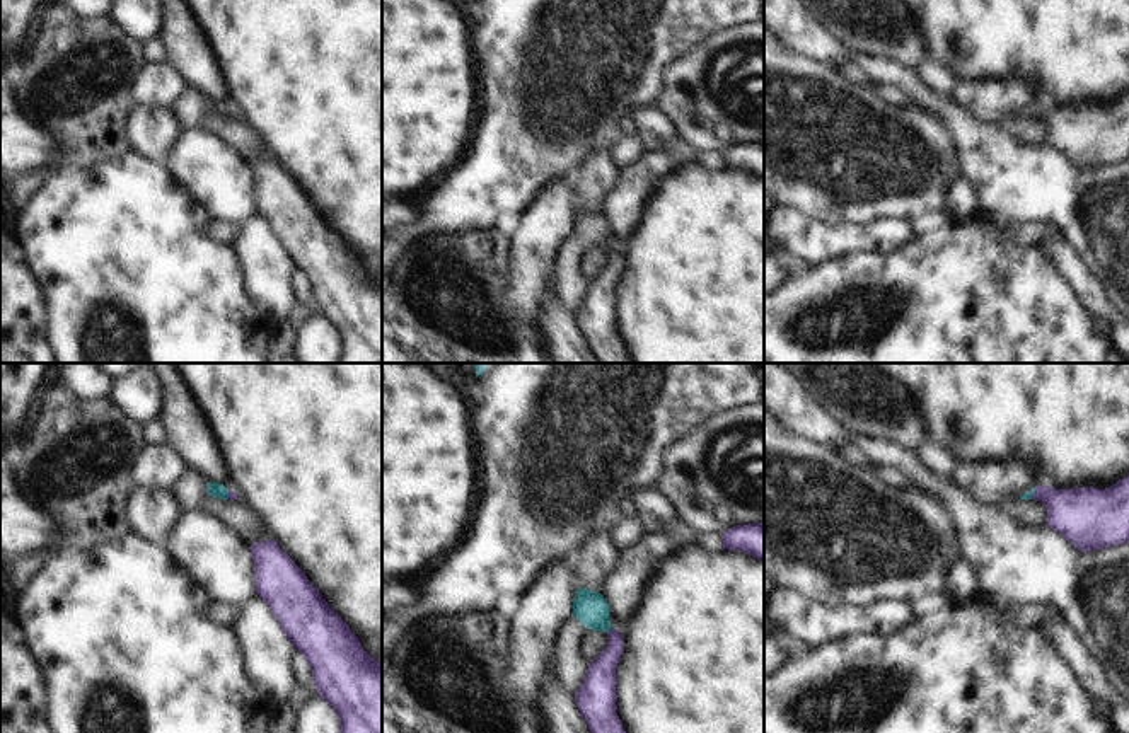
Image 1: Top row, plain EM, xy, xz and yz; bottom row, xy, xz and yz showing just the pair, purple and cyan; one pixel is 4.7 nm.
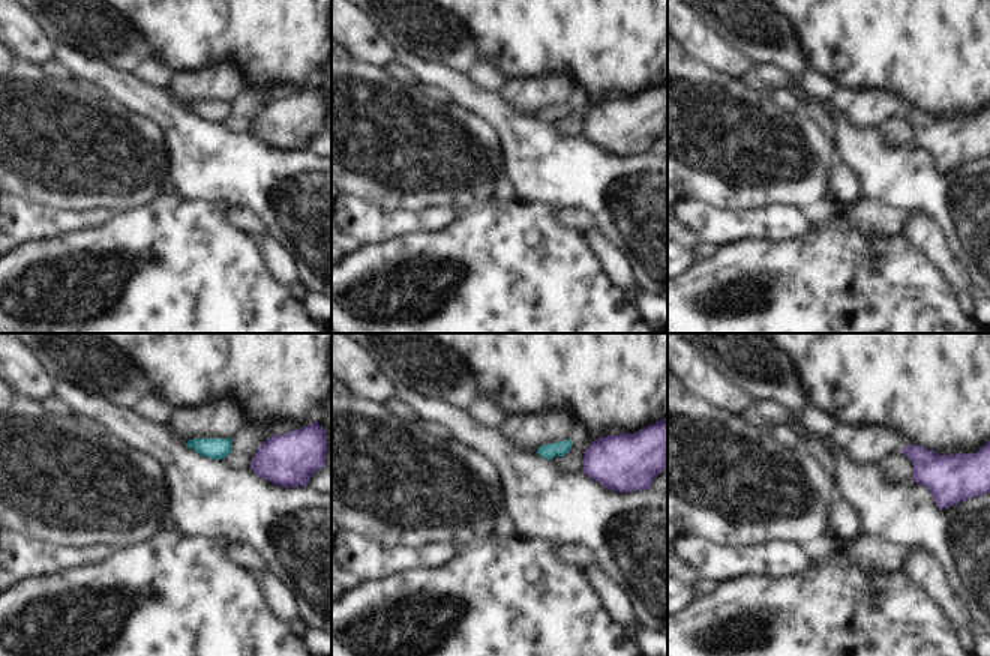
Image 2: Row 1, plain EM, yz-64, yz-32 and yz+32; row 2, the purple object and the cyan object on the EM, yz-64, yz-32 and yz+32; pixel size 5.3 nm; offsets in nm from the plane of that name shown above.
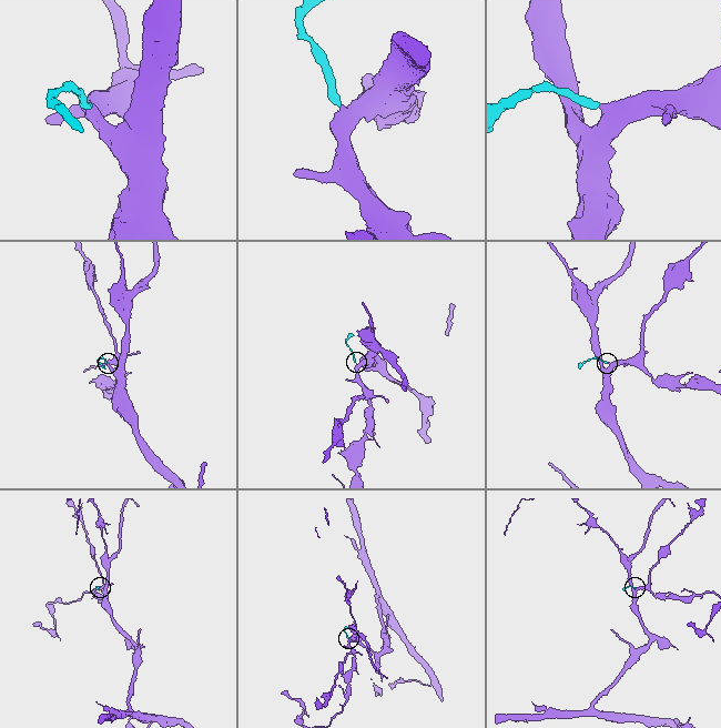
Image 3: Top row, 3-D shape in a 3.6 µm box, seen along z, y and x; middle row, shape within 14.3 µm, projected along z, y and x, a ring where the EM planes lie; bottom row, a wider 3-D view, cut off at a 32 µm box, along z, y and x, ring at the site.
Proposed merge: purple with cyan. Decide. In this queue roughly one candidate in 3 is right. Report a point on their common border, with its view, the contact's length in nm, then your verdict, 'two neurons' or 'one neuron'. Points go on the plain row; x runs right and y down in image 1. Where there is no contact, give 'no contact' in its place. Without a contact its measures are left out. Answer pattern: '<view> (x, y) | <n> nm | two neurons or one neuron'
xz (609, 249) | 30 nm | one neuron

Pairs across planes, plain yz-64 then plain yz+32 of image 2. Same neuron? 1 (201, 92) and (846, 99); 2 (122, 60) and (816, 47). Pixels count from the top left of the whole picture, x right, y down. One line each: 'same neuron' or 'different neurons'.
1: same neuron
2: different neurons

